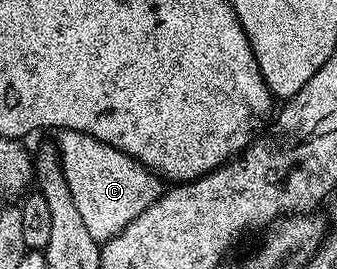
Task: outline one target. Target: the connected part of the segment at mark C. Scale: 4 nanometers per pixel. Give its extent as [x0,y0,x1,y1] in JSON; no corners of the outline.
[56,131,163,243]

